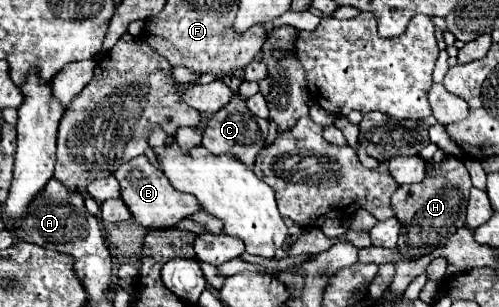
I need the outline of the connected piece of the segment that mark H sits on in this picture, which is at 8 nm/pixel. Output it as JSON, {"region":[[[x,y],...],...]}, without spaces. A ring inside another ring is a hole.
{"region":[[[441,149],[427,163],[425,179],[421,183],[399,185],[391,197],[391,209],[403,225],[397,241],[399,253],[405,259],[417,259],[445,245],[445,241],[465,223],[465,207],[471,187],[471,177],[463,161]]]}

